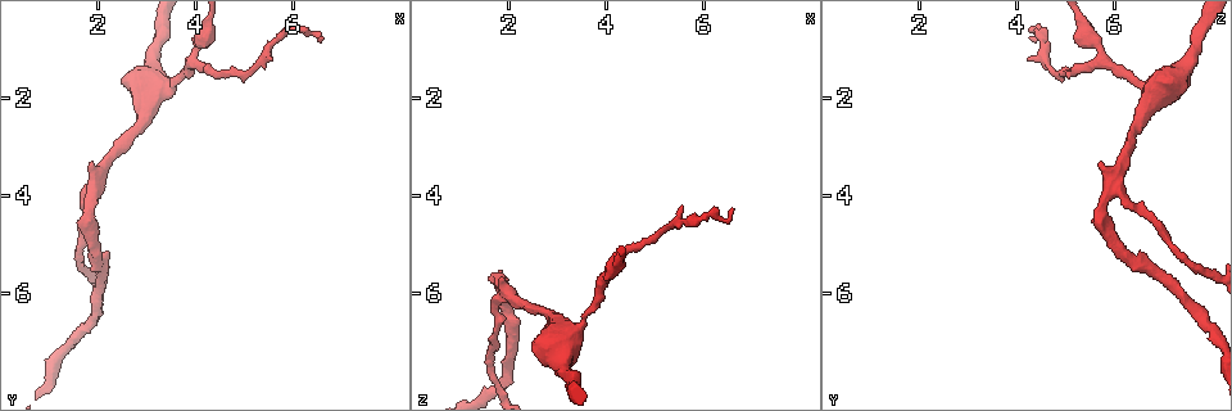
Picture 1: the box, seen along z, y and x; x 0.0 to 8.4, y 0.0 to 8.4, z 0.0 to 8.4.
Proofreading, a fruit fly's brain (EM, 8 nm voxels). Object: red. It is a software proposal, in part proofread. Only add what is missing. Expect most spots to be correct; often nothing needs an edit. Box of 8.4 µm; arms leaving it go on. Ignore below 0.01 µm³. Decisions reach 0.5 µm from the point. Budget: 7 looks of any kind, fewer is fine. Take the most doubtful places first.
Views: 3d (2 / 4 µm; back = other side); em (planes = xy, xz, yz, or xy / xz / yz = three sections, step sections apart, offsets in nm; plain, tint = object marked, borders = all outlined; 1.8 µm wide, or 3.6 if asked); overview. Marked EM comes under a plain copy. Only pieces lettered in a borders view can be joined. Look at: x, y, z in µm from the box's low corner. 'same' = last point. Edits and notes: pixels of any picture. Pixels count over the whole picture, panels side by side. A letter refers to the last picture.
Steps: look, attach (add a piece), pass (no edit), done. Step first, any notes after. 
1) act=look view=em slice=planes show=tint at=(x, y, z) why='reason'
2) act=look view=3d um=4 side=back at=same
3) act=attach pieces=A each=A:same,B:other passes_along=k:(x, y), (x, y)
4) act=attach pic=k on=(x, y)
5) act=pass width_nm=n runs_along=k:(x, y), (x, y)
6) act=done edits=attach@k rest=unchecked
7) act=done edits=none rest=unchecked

act=look view=3d um=2 at=(6.55, 0.85, 4.30) why='long arm stops here'

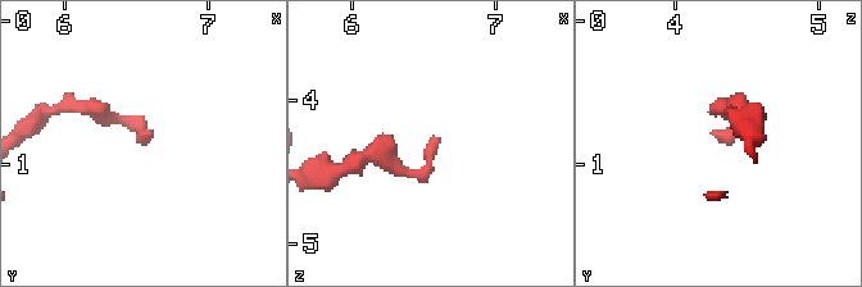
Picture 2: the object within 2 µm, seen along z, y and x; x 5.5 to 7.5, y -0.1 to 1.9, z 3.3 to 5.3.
act=look view=em slice=xy step=4 show=tint at=(6.60, 0.80, 4.26)

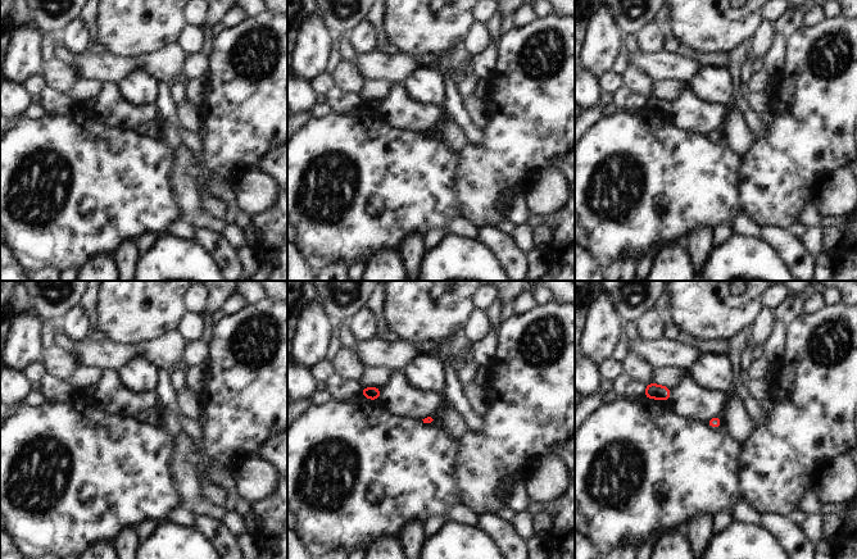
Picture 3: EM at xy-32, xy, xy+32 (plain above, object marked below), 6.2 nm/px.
act=look view=em slice=planes show=borders at=same

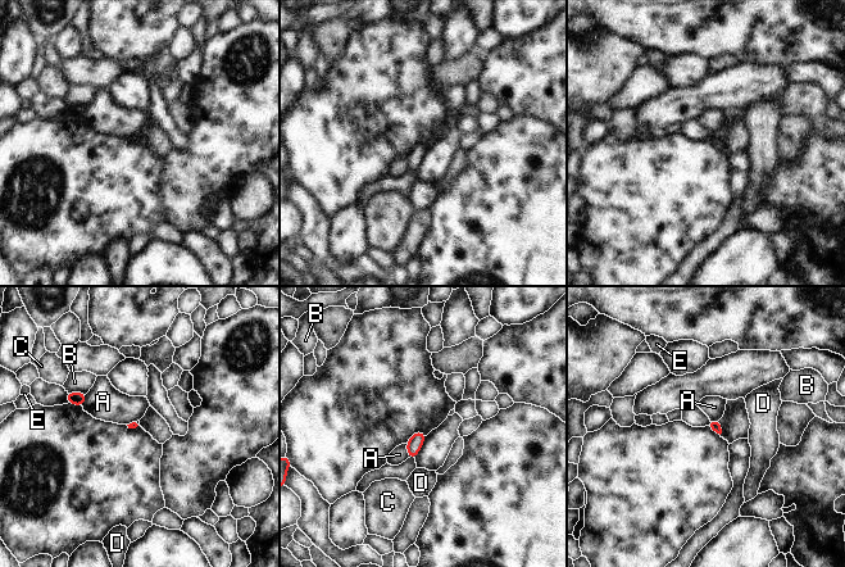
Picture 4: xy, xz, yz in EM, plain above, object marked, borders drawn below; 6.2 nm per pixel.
act=pass longest_contact=B:120nm each=A:other,B:other,C:other,D:other,E:other border=4:(405, 444), (409, 457) found='none of them fits'

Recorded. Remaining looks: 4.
act=look view=3d um=2 at=(3.90, 1.30, 5.75) why='branch point'

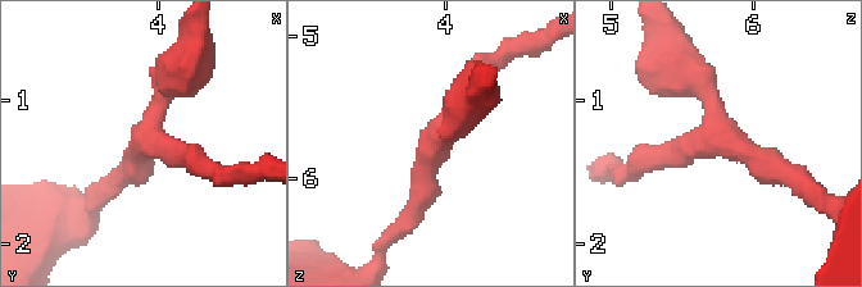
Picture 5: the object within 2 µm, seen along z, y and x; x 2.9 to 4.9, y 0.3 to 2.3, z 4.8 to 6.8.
act=look view=em um=3.6 slice=planes show=tint at=(3.92, 1.26, 5.78) arms=3

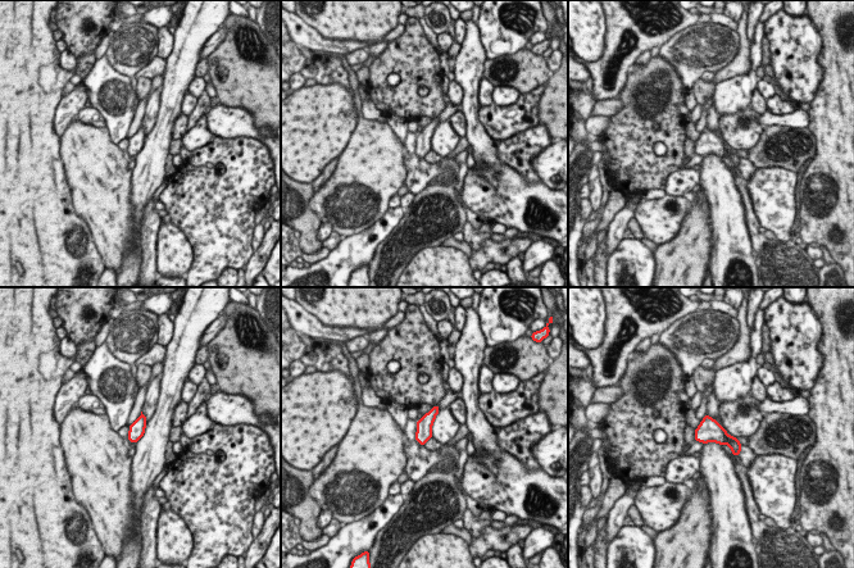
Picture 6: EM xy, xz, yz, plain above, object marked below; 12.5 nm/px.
act=look view=em um=3.6 slice=planes show=borders at=same

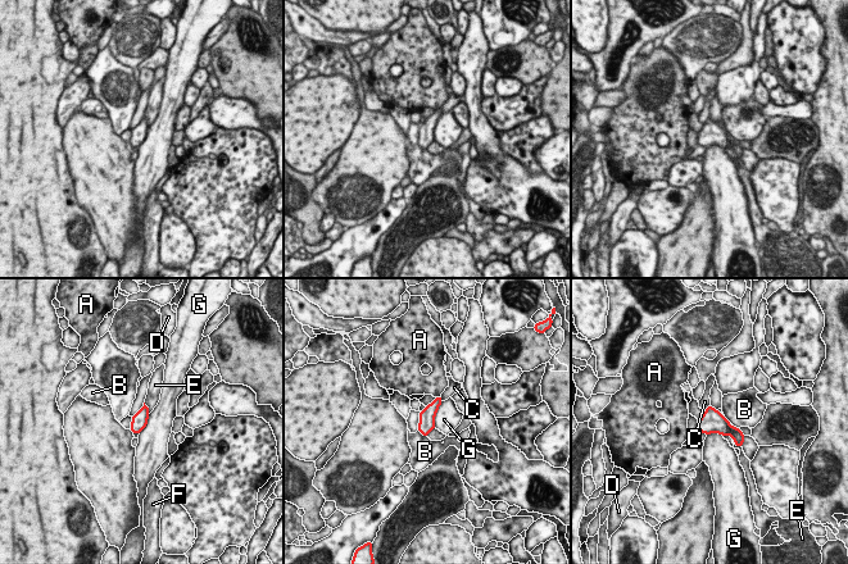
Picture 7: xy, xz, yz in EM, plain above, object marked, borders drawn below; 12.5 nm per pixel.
act=pass each=A:other,B:other,C:other,D:other,E:other,F:other,G:other border=7:(443, 401), (435, 415), (434, 427) found='none of them fits'

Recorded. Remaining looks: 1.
act=done edits=none rest=unchecked

